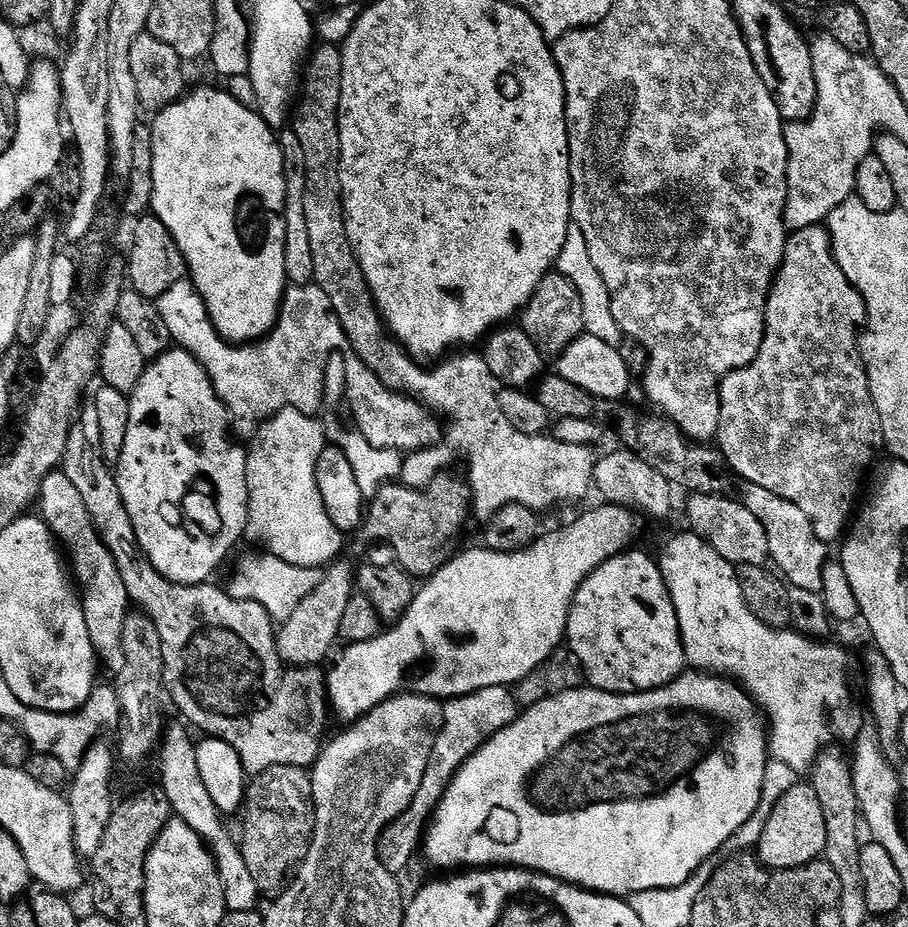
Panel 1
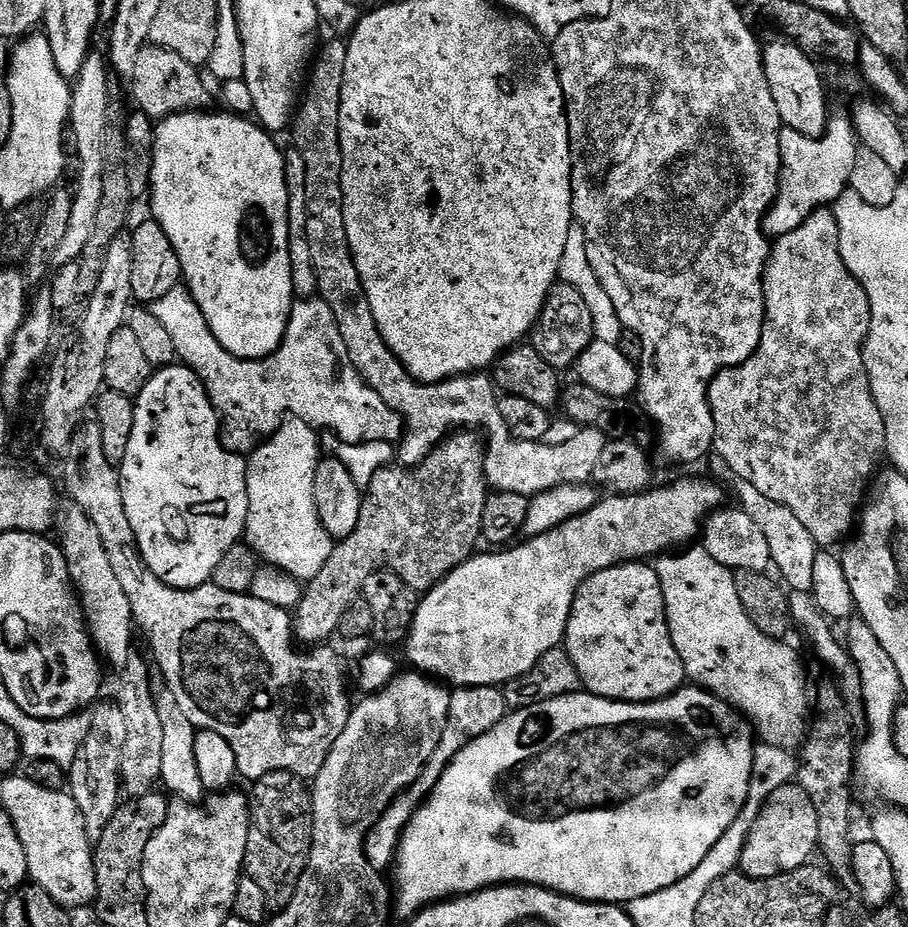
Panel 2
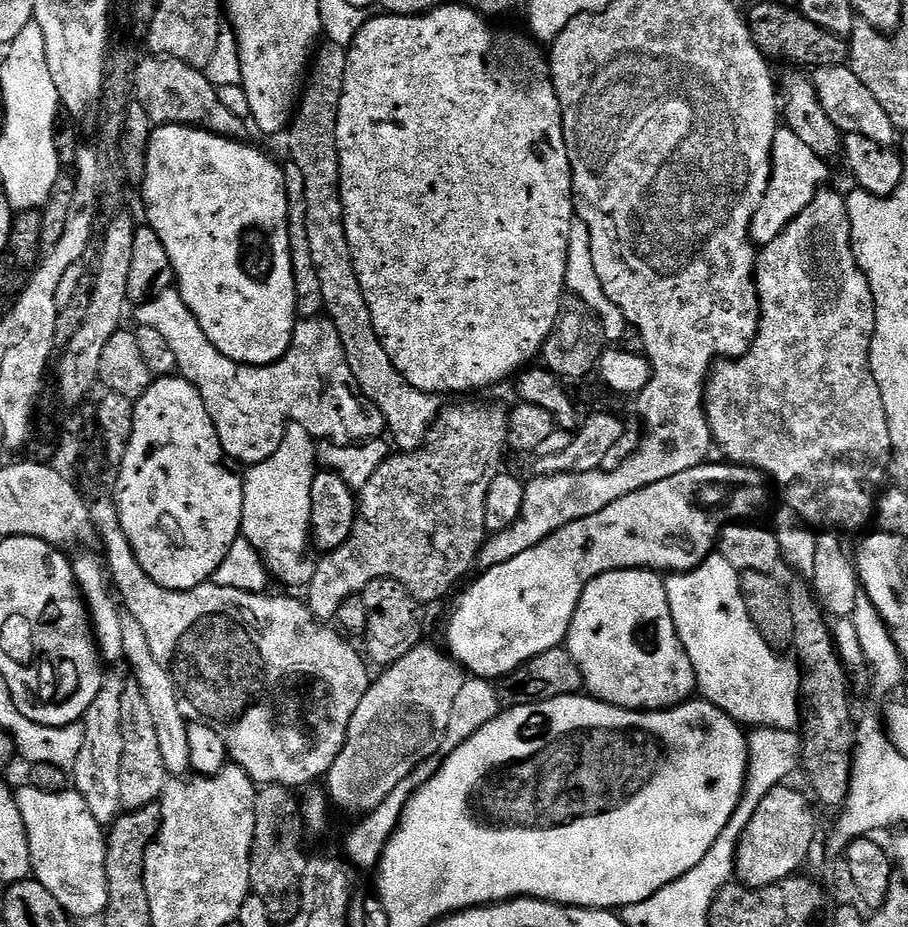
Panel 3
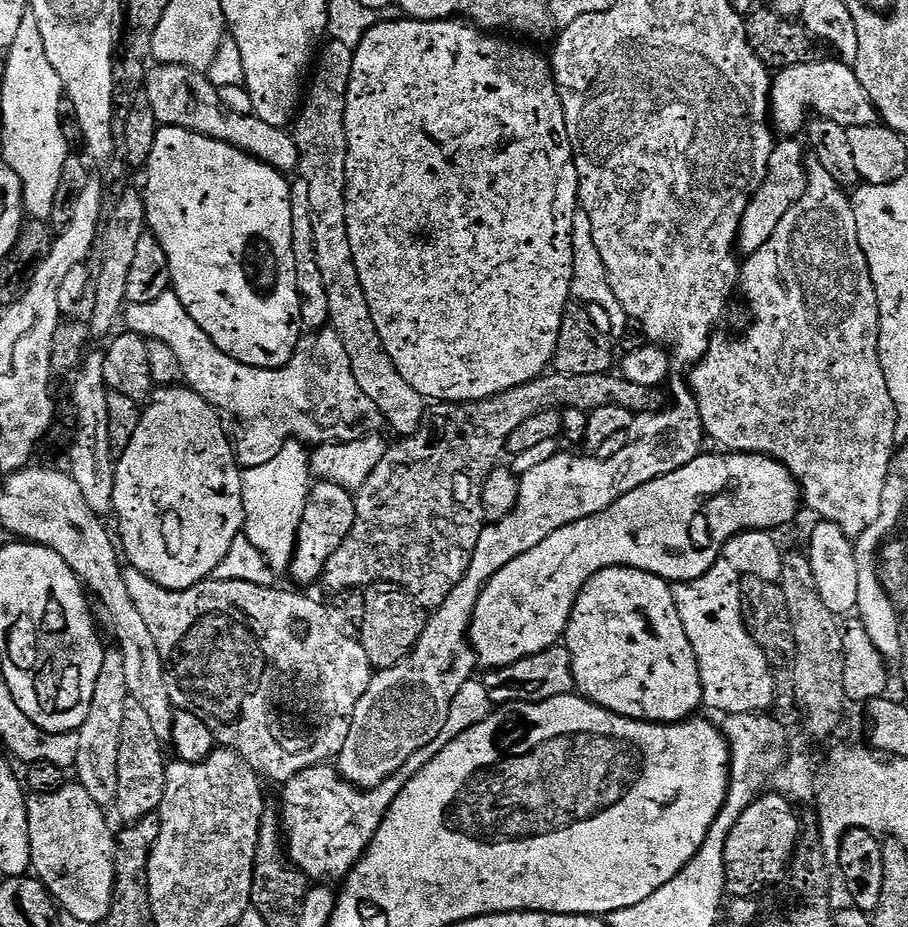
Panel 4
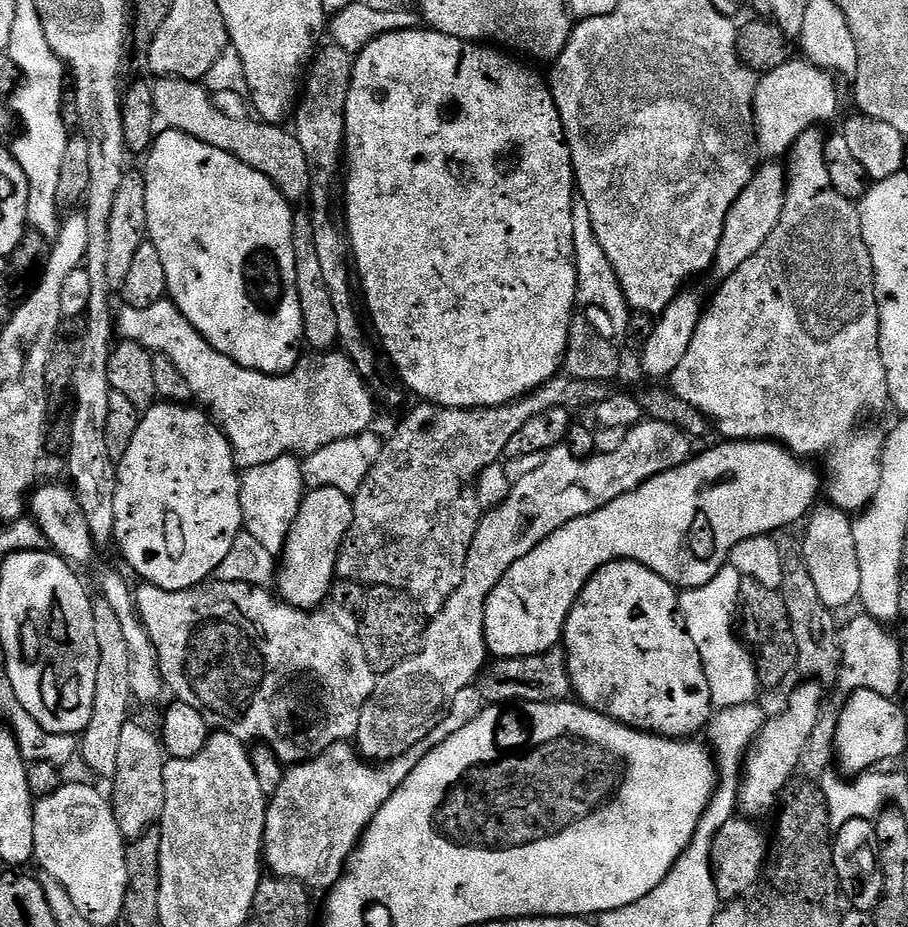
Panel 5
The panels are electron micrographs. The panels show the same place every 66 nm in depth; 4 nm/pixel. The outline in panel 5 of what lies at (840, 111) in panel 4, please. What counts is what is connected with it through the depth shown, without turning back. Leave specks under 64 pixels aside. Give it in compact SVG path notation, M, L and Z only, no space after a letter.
M790 58L778 70L770 70L759 77L754 98L756 115L756 147L764 158L784 158L794 142L810 128L832 120L840 108L840 88L823 68L815 68L803 58Z

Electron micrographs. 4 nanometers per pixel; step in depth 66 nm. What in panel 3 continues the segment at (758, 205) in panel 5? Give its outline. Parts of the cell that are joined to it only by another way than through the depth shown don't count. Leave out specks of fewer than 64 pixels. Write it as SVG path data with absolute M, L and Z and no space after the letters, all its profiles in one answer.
M786 126L777 127L772 143L770 186L766 190L766 198L762 198L762 206L758 206L758 214L754 214L752 219L753 244L763 246L774 242L780 231L794 222L794 218L798 218L798 214L802 214L810 202L814 202L816 195L827 185L824 183L828 180L828 167L829 161L816 156L814 150L810 150L810 146L798 138L798 134Z

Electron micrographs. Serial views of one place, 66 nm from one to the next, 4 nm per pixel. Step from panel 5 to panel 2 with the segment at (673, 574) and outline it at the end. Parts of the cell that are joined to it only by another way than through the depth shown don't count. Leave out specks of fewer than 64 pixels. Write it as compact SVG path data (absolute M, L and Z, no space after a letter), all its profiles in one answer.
M705 479L676 480L665 488L653 487L636 495L608 494L605 500L597 499L586 514L570 518L570 522L546 534L525 539L525 544L473 554L419 597L403 645L412 663L409 665L456 688L503 686L526 674L542 654L563 645L576 592L590 577L625 562L644 562L683 549L695 541L692 540L695 536L697 539L701 535L704 521L722 504L721 485Z

